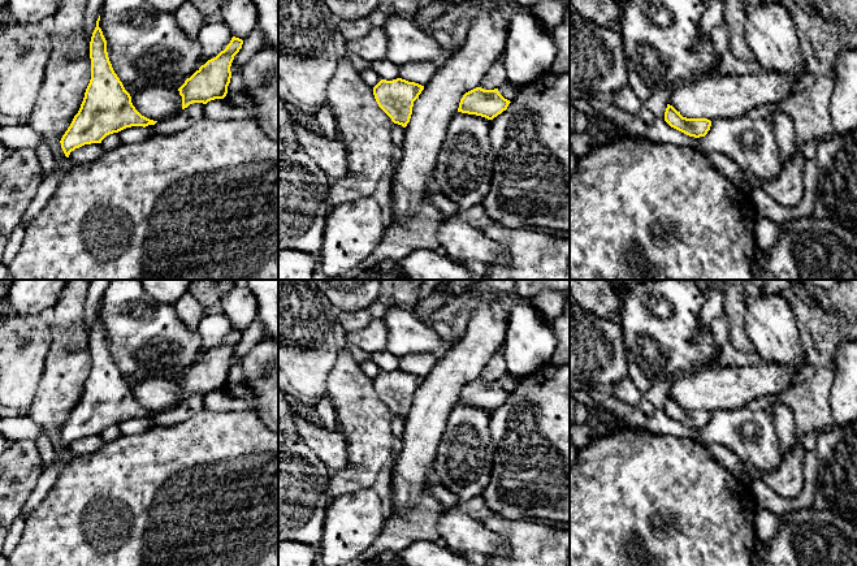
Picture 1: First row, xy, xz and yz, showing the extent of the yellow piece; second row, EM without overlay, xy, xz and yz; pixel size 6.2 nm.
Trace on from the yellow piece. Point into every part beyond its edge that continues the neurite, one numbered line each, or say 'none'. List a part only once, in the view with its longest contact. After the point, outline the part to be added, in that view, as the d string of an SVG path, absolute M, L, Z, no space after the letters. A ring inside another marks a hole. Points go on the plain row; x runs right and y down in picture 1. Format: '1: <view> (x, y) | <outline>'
none

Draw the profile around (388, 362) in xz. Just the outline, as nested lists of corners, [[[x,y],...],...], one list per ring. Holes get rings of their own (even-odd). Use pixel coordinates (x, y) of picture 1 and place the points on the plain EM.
[[[386,349],[372,354],[371,360],[375,362],[381,371],[393,372],[399,370],[399,357],[391,354]]]

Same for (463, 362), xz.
[[[503,298],[481,301],[472,311],[466,333],[459,336],[438,360],[430,373],[414,393],[410,414],[404,419],[404,431],[397,445],[393,467],[391,511],[410,513],[430,485],[429,472],[446,429],[447,419],[458,403],[463,386],[480,379],[482,370],[495,351],[501,351],[510,319],[510,307]]]

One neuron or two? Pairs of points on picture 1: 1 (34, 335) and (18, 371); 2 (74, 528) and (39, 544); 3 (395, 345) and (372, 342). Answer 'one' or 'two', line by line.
1: one
2: one
3: two

